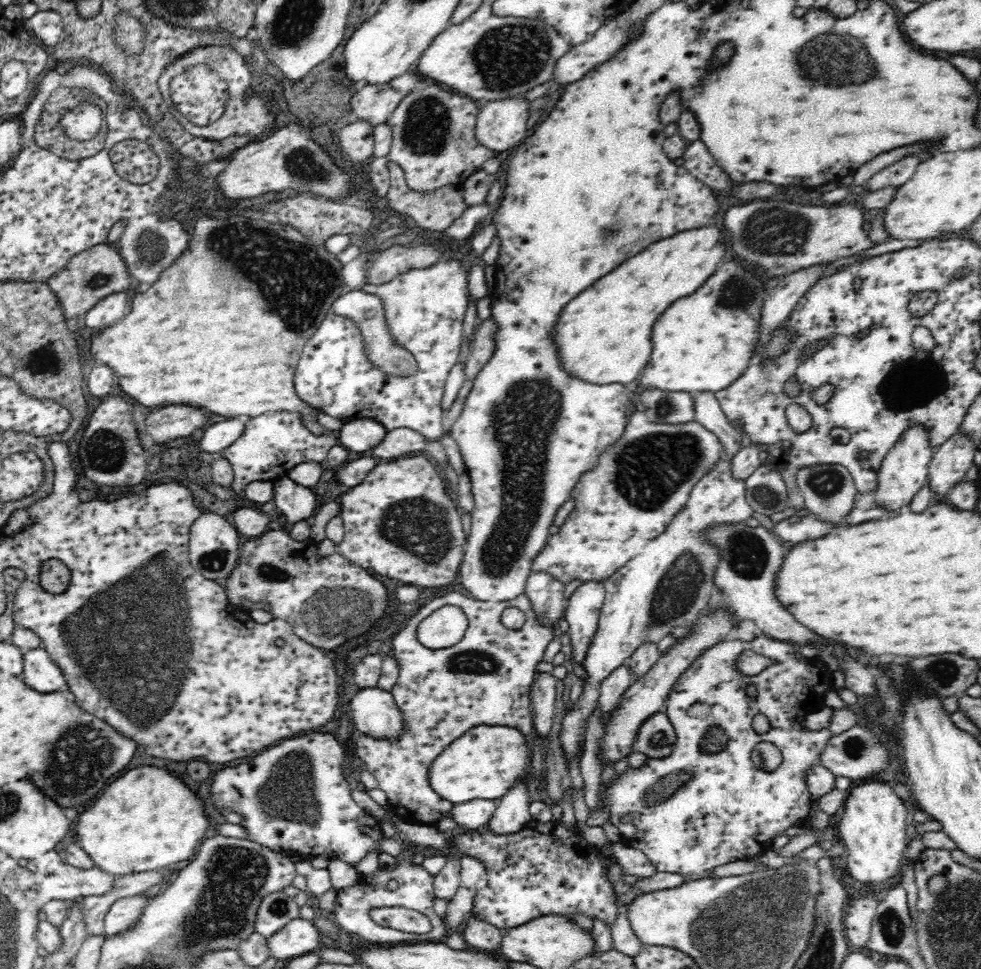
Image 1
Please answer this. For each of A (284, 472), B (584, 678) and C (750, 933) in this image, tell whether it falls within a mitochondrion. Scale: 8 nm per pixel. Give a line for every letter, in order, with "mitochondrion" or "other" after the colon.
A: other
B: other
C: mitochondrion

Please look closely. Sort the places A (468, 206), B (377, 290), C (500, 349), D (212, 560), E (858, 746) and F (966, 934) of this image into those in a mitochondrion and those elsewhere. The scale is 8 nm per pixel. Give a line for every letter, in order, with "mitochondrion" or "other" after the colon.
A: other
B: other
C: other
D: mitochondrion
E: mitochondrion
F: mitochondrion

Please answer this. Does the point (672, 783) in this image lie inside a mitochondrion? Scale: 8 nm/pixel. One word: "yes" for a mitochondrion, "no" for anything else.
yes

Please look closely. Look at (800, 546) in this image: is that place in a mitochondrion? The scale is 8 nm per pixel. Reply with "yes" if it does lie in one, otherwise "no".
no

